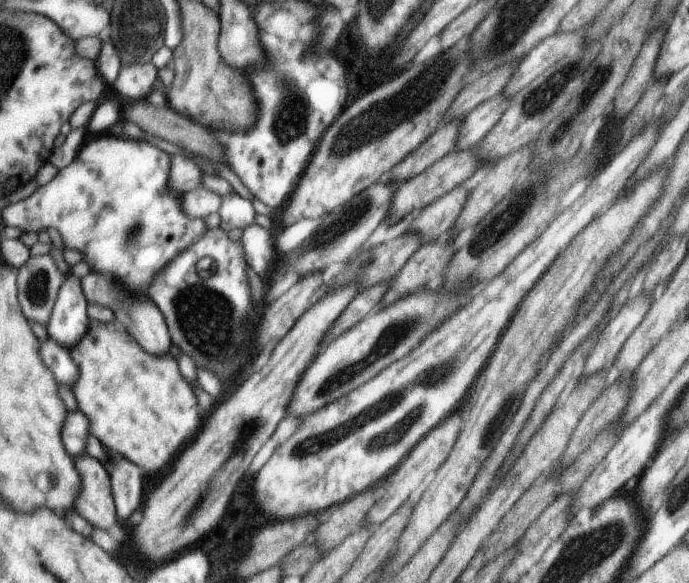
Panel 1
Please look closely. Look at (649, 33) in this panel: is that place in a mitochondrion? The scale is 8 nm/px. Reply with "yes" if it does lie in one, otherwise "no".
no

